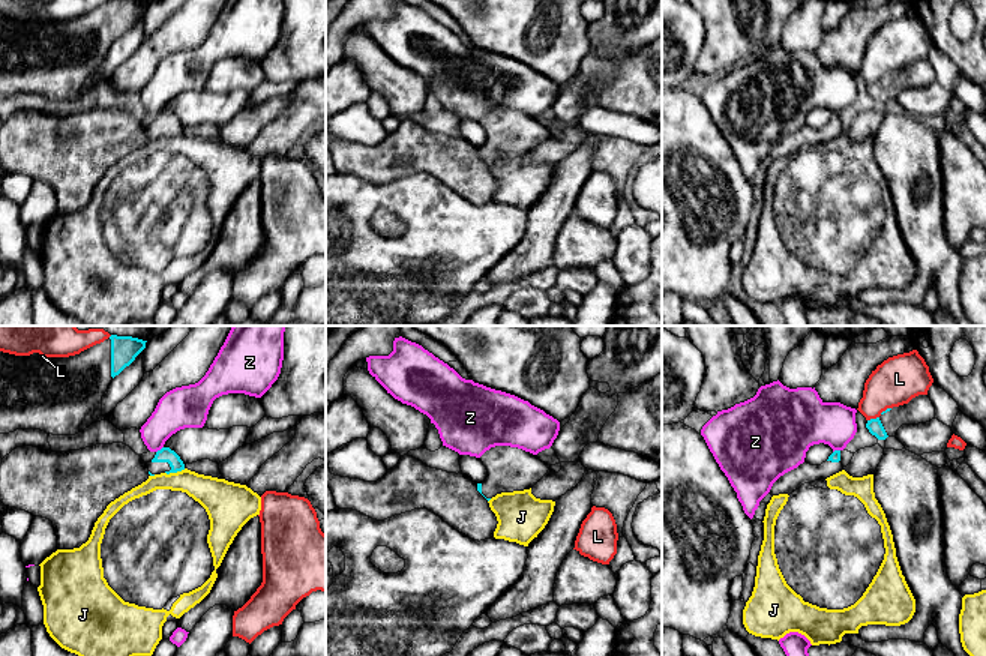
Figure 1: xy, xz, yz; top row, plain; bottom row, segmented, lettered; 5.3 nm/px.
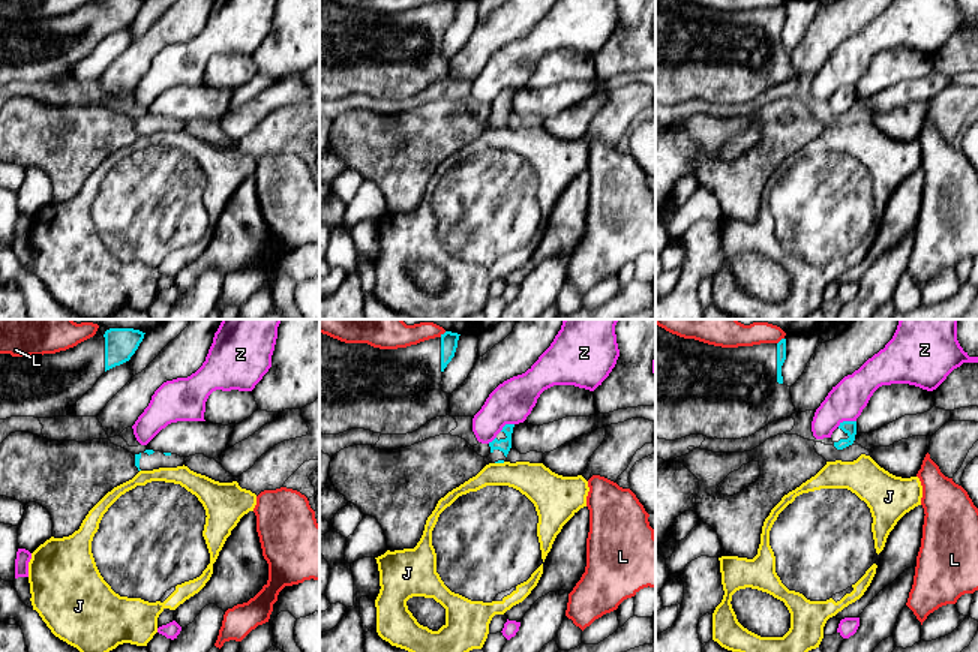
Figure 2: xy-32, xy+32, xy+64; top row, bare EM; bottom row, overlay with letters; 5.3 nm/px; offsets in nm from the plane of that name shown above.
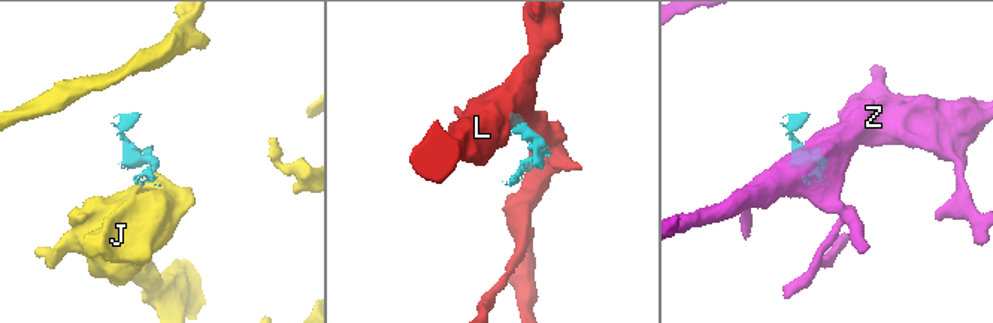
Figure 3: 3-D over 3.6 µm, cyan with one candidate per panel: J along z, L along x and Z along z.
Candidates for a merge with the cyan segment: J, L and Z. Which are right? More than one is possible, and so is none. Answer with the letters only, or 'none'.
none

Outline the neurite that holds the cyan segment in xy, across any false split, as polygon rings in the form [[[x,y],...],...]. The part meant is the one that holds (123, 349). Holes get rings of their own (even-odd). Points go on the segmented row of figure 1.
[[[111,335],[69,357],[0,351],[0,434],[41,429],[75,435],[92,423],[110,420],[111,411],[102,414],[102,396],[146,342]]]

